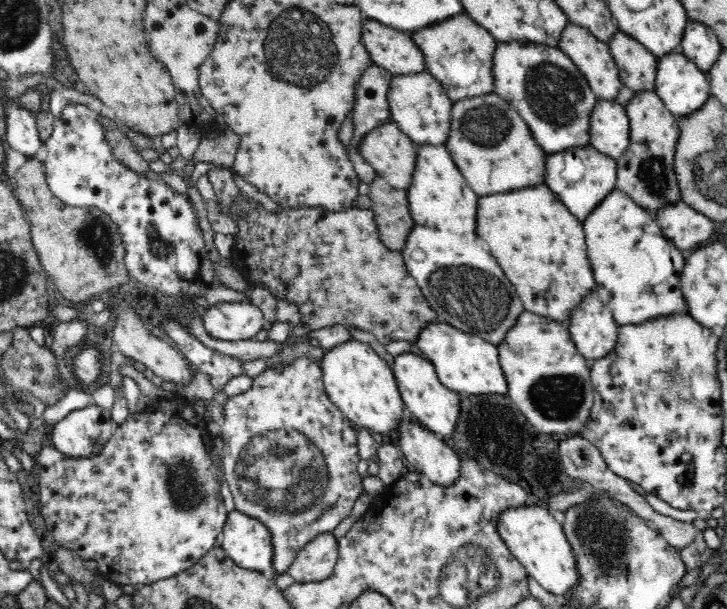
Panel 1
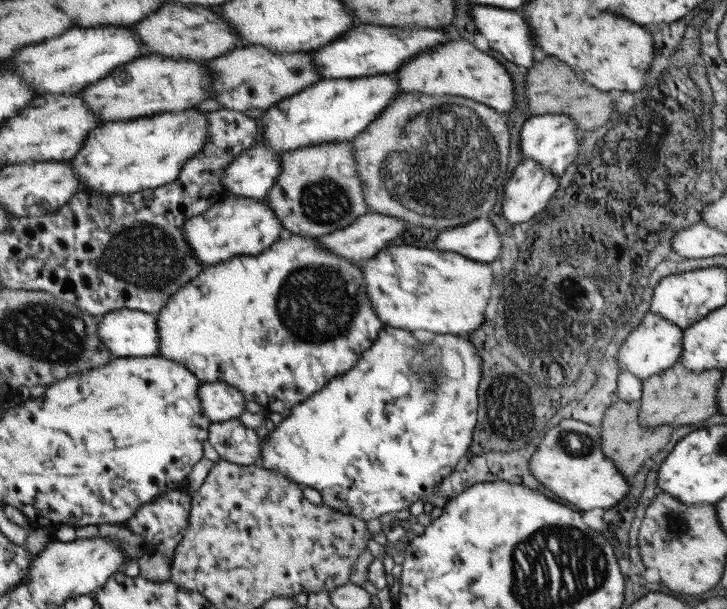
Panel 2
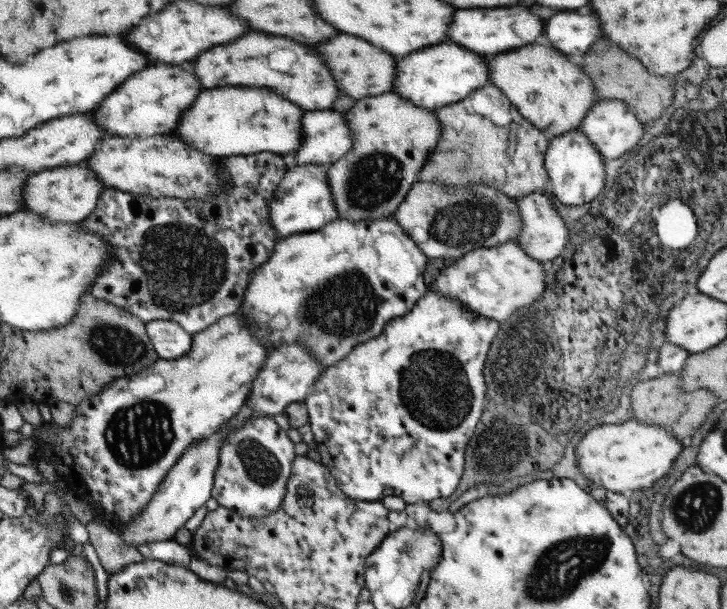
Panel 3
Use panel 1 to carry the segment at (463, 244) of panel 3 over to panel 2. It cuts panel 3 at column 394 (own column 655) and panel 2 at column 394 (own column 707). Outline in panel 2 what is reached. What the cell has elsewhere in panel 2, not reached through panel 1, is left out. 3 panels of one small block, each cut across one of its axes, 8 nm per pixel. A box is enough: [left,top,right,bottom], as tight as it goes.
[315,213,406,262]

